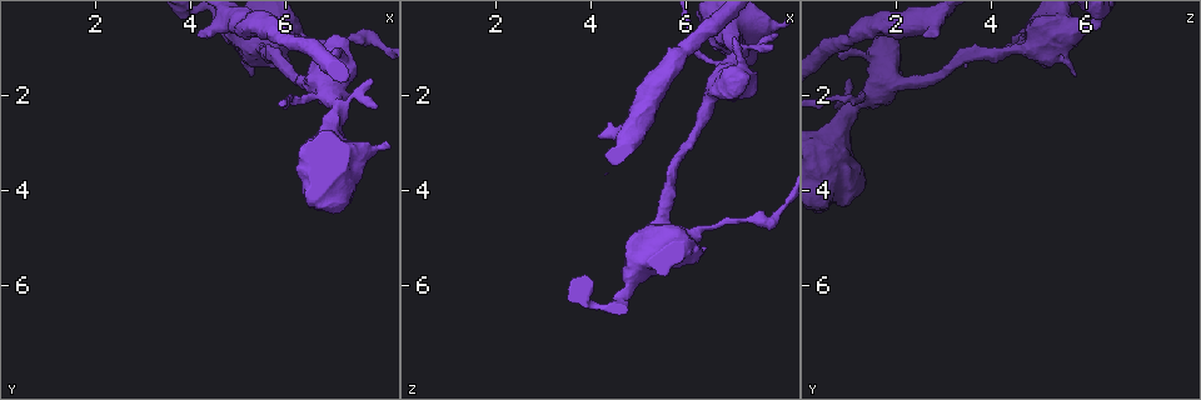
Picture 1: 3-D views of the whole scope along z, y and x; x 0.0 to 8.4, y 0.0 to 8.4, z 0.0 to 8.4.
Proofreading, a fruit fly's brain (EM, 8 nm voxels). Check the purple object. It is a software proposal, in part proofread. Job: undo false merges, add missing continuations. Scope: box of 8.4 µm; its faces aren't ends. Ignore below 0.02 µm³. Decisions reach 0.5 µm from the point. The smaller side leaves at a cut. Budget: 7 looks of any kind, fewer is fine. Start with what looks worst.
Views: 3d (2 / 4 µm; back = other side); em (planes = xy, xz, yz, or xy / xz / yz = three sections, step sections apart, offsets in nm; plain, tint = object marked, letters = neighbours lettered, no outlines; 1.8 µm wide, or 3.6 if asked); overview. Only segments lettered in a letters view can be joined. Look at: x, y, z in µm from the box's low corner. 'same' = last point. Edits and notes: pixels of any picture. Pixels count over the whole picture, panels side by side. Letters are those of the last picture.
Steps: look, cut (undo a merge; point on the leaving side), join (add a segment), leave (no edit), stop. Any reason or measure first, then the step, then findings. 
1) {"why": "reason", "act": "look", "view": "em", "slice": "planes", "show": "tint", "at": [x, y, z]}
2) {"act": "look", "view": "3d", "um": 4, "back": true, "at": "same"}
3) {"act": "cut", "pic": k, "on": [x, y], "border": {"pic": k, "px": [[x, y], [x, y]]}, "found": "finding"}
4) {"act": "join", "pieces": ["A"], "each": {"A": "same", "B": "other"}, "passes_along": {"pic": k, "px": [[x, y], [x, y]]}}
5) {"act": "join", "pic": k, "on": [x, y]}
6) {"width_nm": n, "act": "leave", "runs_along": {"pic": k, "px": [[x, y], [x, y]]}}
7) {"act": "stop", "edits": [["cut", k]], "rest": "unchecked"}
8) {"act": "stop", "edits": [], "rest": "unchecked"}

{"why": "free end", "act": "look", "view": "3d", "um": 4, "at": [4.15, 0.80, 2.85]}

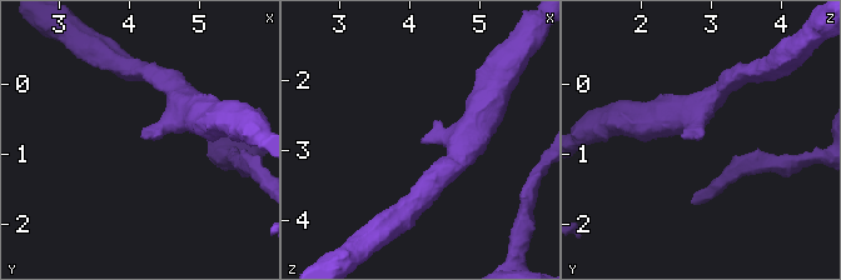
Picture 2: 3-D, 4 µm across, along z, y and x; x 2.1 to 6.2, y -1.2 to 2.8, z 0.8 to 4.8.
{"act": "look", "view": "em", "slice": "planes", "show": "letters", "at": [4.25, 0.75, 2.90]}

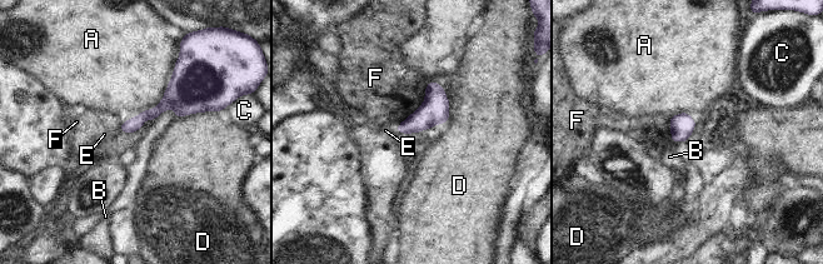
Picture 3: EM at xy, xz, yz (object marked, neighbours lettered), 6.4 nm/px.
{"act": "leave", "each": {"A": "other", "B": "other", "C": "other", "D": "other", "E": "other", "F": "other"}, "border": {"pic": 3, "px": [[430, 80], [424, 101], [394, 130]]}, "found": "none of them fits"}

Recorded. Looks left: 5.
{"why": "an open end", "act": "look", "view": "3d", "um": 2, "at": [7.00, 1.15, 0.80]}

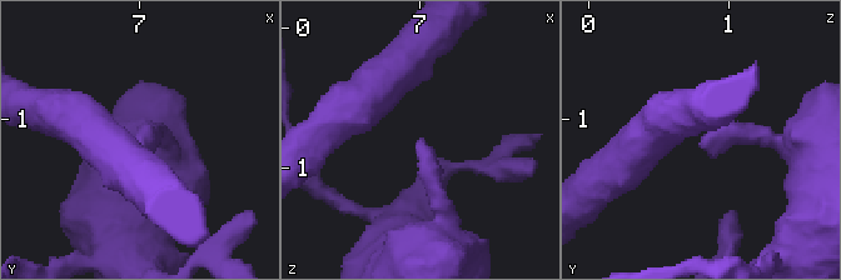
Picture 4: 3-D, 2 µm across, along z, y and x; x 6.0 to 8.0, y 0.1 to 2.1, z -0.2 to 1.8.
{"act": "look", "view": "em", "slice": "xz", "step": 4, "show": "plain", "at": [6.98, 1.20, 0.80]}

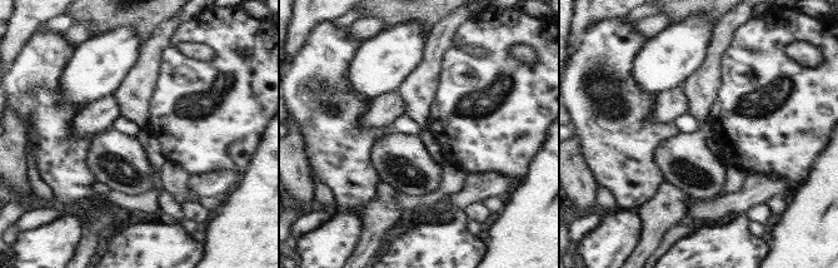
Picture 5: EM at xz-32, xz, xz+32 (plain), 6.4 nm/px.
{"act": "look", "view": "em", "slice": "xz", "step": 4, "show": "letters", "at": "same"}

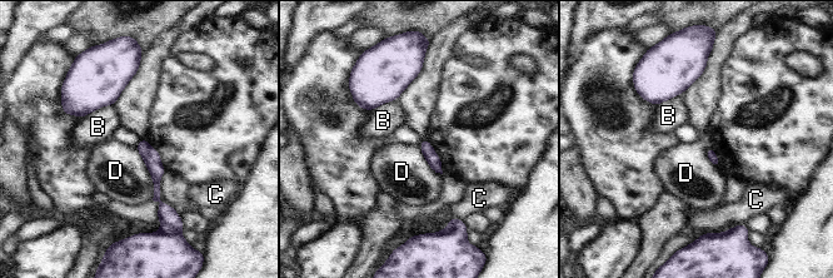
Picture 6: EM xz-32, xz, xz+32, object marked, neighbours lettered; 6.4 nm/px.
{"act": "leave", "each": {"B": "other", "C": "other", "D": "other"}, "border": {"pic": 6, "px": [[135, 147], [153, 180], [153, 199]]}, "found": "no lettered segment goes on from it"}

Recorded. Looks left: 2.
{"why": "branch stops here", "act": "look", "view": "em", "slice": "xy", "step": 16, "show": "tint", "at": [5.35, 1.55, 5.80]}

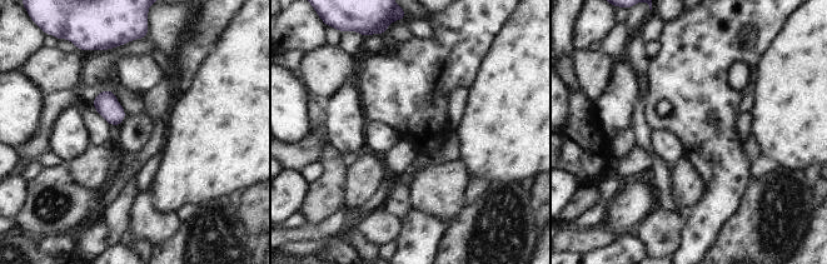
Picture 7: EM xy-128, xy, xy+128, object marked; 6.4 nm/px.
{"why": "another direction", "act": "look", "view": "em", "slice": "xz", "step": 16, "show": "letters", "at": "same"}

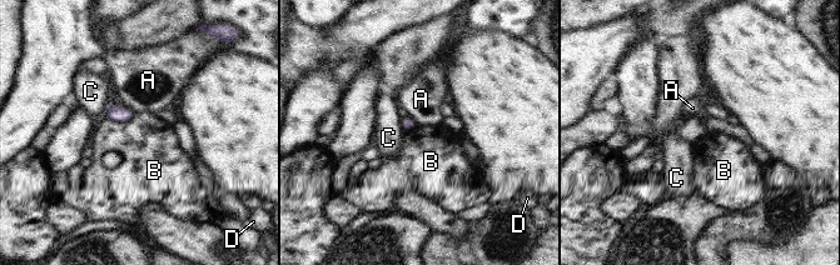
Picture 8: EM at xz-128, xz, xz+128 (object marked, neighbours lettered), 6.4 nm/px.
{"act": "leave", "each": {"A": "other", "B": "other", "C": "other", "D": "other"}, "border": {"pic": 8, "px": [[134, 114], [127, 121], [107, 118]]}, "found": "no lettered segment goes on from it"}

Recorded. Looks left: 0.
{"act": "stop", "edits": [], "rest": "unchecked"}

